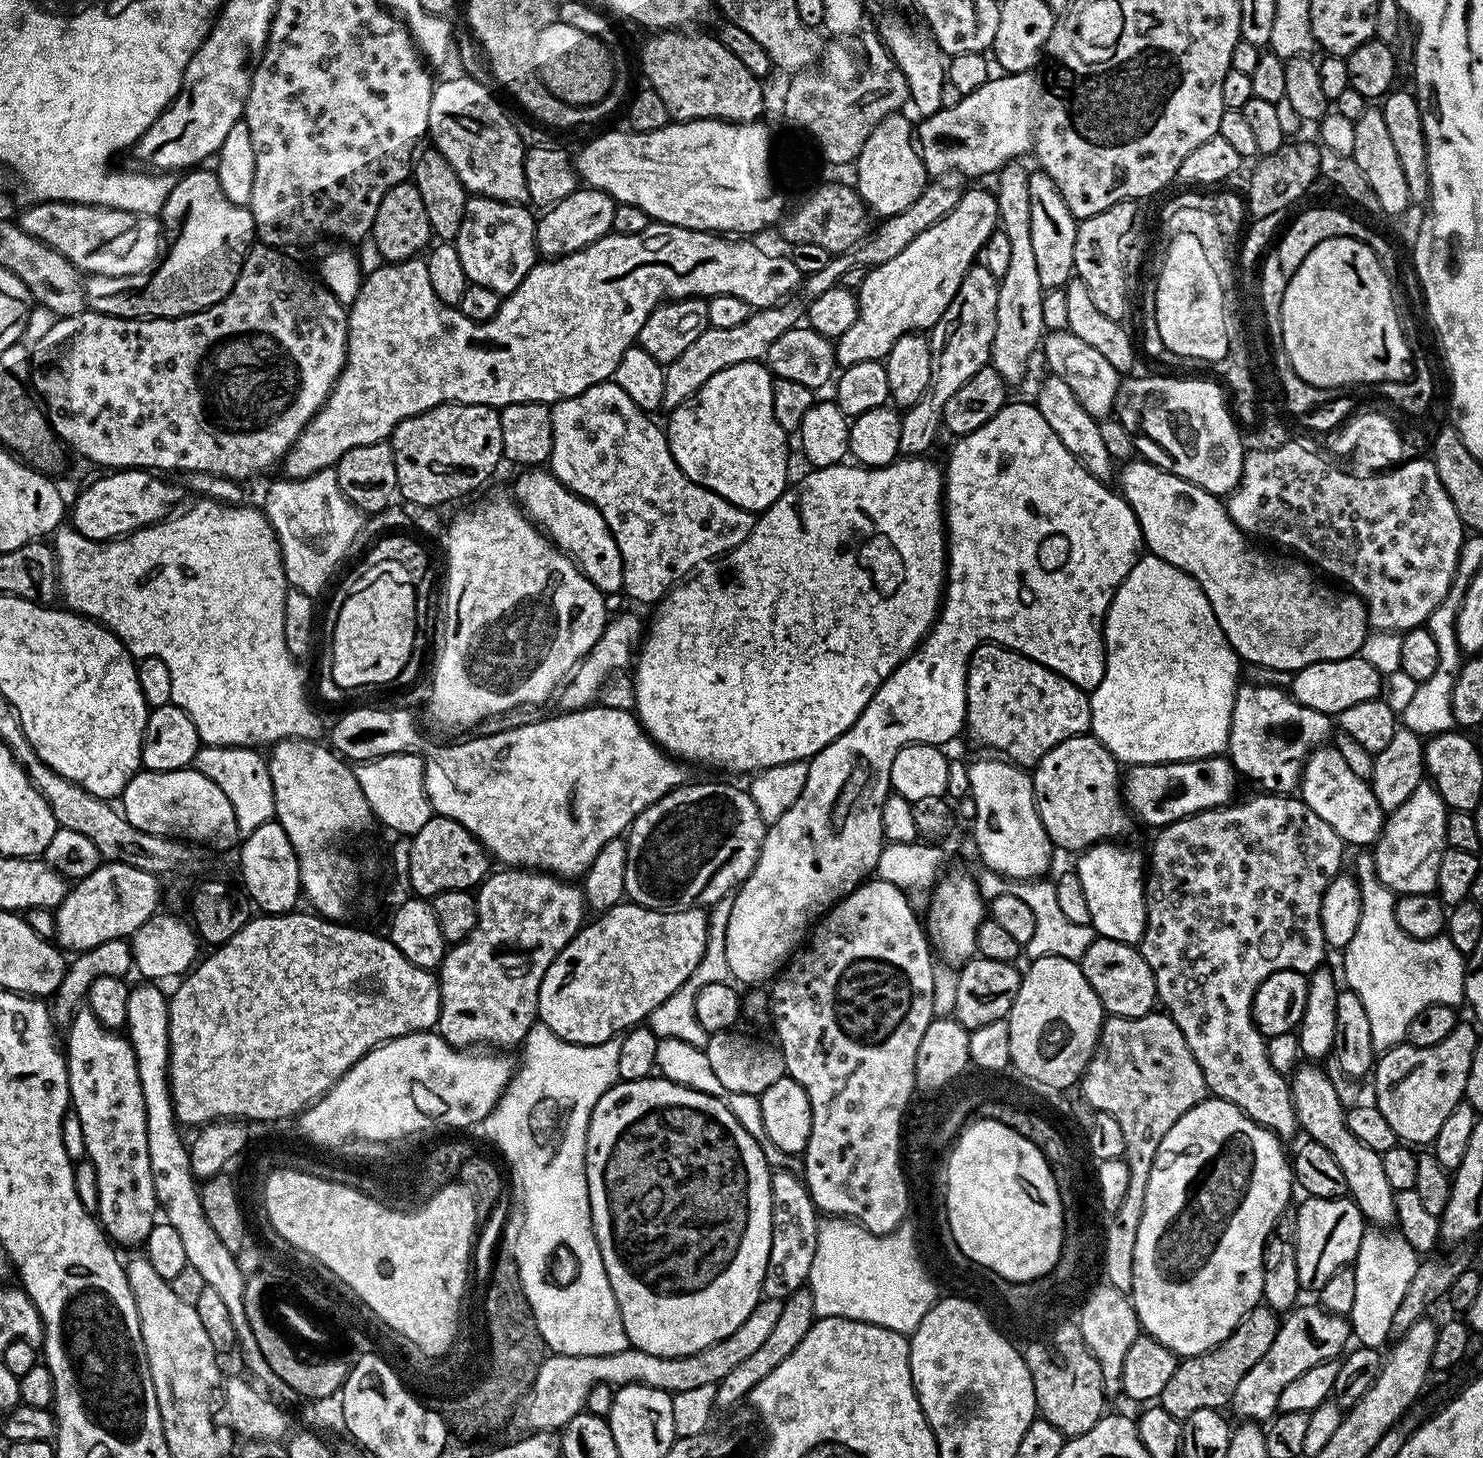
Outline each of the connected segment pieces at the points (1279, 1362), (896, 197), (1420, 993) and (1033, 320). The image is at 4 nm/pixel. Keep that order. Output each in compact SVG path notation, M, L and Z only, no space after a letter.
M1315 1303L1312 1304L1306 1305L1305 1308L1297 1306L1281 1319L1278 1338L1274 1338L1270 1350L1266 1350L1266 1355L1258 1361L1258 1366L1251 1368L1250 1374L1246 1374L1242 1382L1238 1382L1238 1390L1234 1390L1230 1408L1241 1416L1241 1421L1271 1420L1278 1411L1278 1398L1282 1390L1290 1386L1290 1382L1294 1382L1298 1374L1306 1374L1310 1366L1337 1359L1349 1347L1349 1321L1343 1316L1335 1316L1333 1312L1324 1311Z
M904 114L887 116L860 151L860 157L854 162L856 180L854 187L868 206L869 213L877 217L893 216L910 202L914 202L924 192L930 182L928 172L924 168L924 159L920 157L917 145L914 143L914 124L904 117Z
M1365 854L1356 860L1354 869L1356 883L1360 885L1360 917L1358 930L1354 938L1350 938L1348 947L1343 949L1344 980L1347 987L1358 998L1362 998L1362 1006L1366 1006L1366 1014L1370 1018L1370 1038L1374 1038L1377 1053L1383 1054L1389 1048L1405 1043L1410 1022L1426 1006L1435 1004L1450 1004L1460 1006L1465 1003L1464 974L1466 971L1466 957L1456 949L1454 942L1448 940L1447 935L1441 934L1429 940L1410 938L1402 926L1398 926L1398 918L1394 918L1396 896L1381 880L1376 879L1376 867L1371 855Z
M1013 162L1001 168L995 177L994 195L998 202L1000 215L999 227L1010 241L1010 266L1006 274L999 277L998 314L992 343L991 367L1002 374L1009 386L1016 383L1028 372L1028 363L1032 355L1037 355L1046 329L1042 322L1042 298L1045 289L1038 282L1038 265L1034 258L1034 245L1030 239L1030 190L1028 189L1027 171L1020 169L1019 163Z

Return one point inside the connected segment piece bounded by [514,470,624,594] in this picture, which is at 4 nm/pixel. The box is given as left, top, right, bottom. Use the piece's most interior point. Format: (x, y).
(575, 526)

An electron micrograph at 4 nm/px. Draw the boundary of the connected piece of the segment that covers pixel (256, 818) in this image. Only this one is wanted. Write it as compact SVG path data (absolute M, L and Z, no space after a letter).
M203 745L196 752L192 766L214 780L230 799L241 835L248 835L260 825L269 823L276 813L273 779L267 759L257 749Z

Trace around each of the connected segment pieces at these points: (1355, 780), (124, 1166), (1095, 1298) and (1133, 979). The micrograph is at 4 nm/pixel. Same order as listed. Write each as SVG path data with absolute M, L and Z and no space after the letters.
M1334 746L1315 748L1308 755L1304 773L1300 776L1298 796L1306 806L1310 806L1310 810L1314 810L1314 814L1318 814L1318 818L1322 818L1322 822L1326 822L1326 826L1330 826L1330 830L1334 830L1334 834L1340 836L1345 845L1375 845L1384 828L1386 813L1378 806L1371 783L1353 774Z
M82 1006L72 1017L71 1024L67 1025L68 1040L66 1036L66 1059L68 1061L68 1095L70 1097L70 1108L80 1119L80 1136L84 1139L84 1148L87 1159L94 1162L94 1170L98 1170L98 1206L96 1212L100 1221L100 1227L108 1234L108 1239L120 1244L136 1244L143 1245L144 1239L150 1234L154 1217L157 1215L158 1205L156 1195L154 1194L154 1178L150 1170L150 1154L148 1153L148 1139L146 1138L146 1110L144 1109L144 1099L142 1098L142 1086L138 1082L138 1062L136 1055L132 1049L132 1041L127 1035L121 1034L119 1031L106 1027L102 1022L98 1022L98 1018L92 1013L87 1006Z
M1097 1286L1093 1288L1088 1299L1078 1309L1078 1323L1080 1333L1094 1358L1098 1367L1102 1369L1102 1382L1105 1393L1114 1394L1120 1392L1122 1382L1122 1366L1126 1363L1126 1353L1130 1346L1134 1346L1134 1338L1141 1335L1140 1319L1131 1299L1125 1293L1109 1286Z
M1098 938L1078 963L1086 982L1090 982L1094 994L1098 994L1105 1013L1138 1018L1157 1007L1156 976L1140 953L1139 947Z

